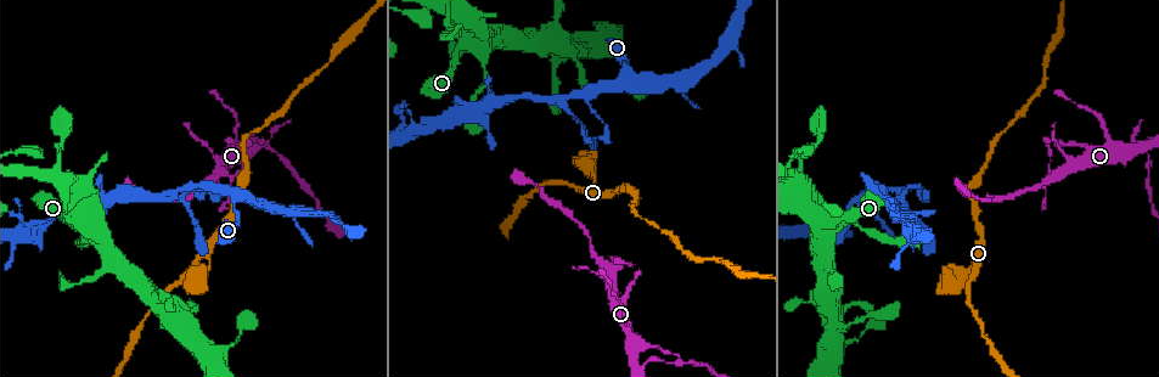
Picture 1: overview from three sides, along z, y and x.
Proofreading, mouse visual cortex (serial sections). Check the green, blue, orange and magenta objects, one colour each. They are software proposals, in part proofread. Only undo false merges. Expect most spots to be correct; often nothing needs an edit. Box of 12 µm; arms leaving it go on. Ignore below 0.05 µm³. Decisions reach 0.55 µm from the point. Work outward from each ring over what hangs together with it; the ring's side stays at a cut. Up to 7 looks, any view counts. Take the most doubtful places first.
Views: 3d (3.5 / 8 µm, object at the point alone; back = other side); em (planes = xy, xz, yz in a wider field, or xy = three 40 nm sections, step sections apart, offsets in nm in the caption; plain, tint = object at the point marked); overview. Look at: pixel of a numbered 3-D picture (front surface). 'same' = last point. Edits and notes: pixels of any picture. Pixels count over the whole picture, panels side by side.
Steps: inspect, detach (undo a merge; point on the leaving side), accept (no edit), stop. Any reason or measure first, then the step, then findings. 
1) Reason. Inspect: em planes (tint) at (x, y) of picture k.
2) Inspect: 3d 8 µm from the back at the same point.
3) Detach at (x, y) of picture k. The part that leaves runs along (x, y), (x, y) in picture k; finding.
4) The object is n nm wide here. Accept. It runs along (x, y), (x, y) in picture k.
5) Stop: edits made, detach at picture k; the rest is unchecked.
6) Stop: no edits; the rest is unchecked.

Abrupt turn. Inspect: 3d 3.5 µm at (218, 174) of picture 1.

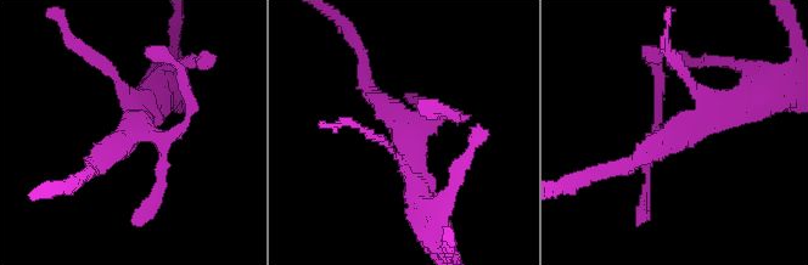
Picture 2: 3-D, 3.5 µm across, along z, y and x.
Inspect: em xy step 1 (tint) at (131, 130) of picture 2.

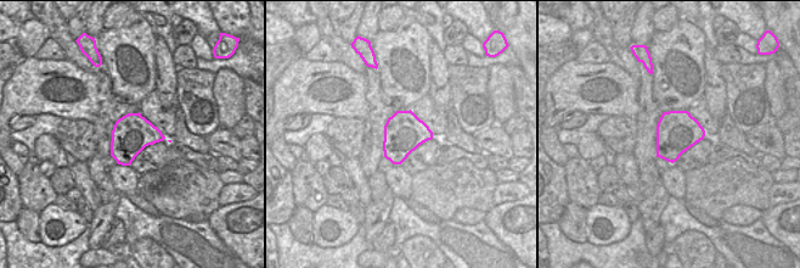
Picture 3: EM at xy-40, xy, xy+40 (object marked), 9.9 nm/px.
Cut it another way. Inspect: em xy step 2 (tint) at the same point.

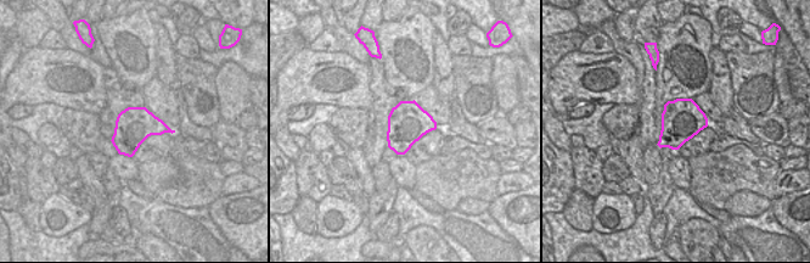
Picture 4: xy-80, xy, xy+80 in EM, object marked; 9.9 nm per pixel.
Accept. It runs along (748, 100), (683, 125), (624, 167) in picture 2; all the same cell.

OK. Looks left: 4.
Narrows sharply. Inspect: 3d 3.5 µm at (626, 71) of picture 1.

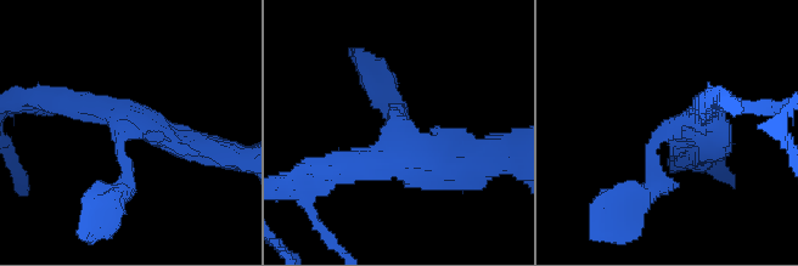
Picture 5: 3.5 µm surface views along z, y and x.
3 arms meet here; the arms are 250, 350, 350 nm wide. Inspect: em planes (tint) at (668, 131) of picture 5.

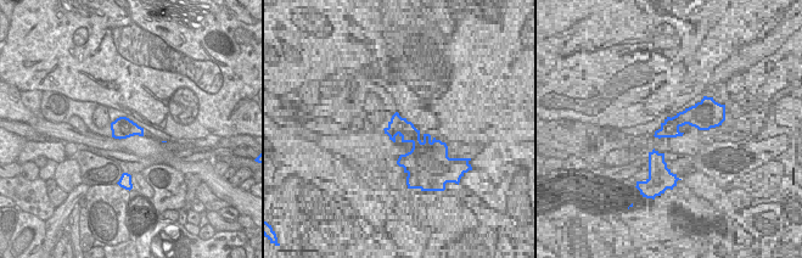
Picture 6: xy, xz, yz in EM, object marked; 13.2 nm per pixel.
Accept. It runs along (644, 197), (652, 145), (708, 103) in picture 5; all the same cell.

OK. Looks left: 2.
Abrupt turn. Inspect: 3d 3.5 µm at (562, 99) of picture 1.

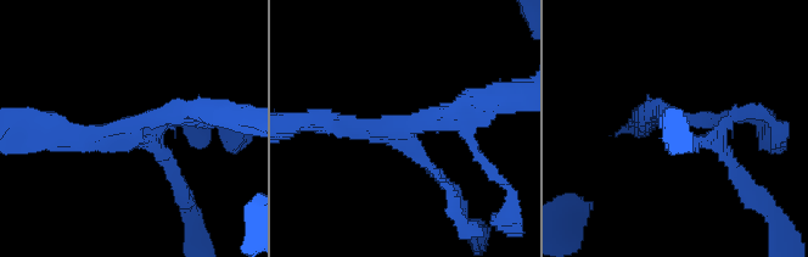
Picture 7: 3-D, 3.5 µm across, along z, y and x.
3 arms meet here; the arms are 200, 200, 250 nm wide; need the tissue. Inspect: em xy step 3 (tint) at (134, 124) of picture 7.

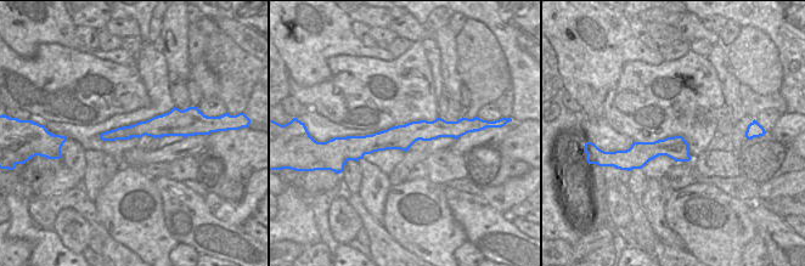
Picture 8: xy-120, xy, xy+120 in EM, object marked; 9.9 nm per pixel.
Accept. Continuous, no second cell.

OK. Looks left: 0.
Stop: no edits; the rest is unchecked.

